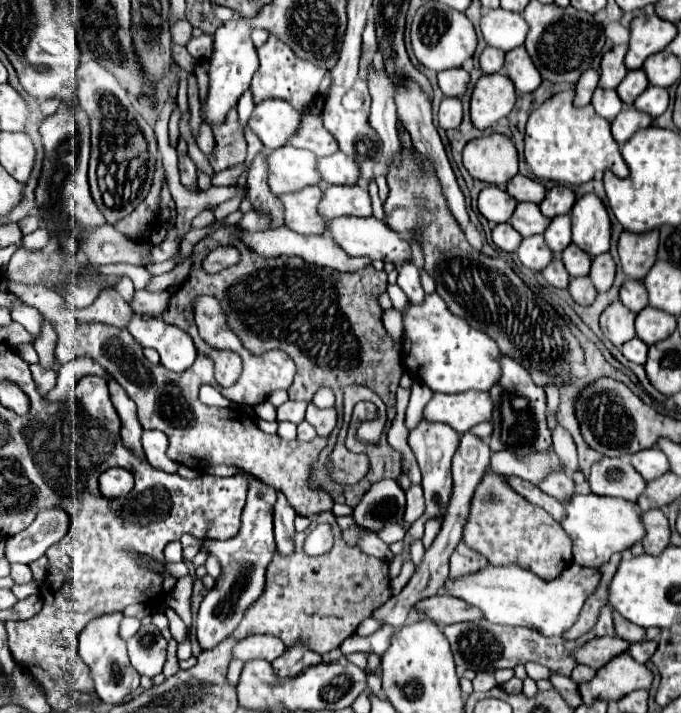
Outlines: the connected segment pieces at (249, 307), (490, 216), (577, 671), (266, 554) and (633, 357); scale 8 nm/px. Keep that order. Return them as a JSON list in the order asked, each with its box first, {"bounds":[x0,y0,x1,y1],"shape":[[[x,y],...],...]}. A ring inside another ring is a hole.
[{"bounds":[163,225,403,411],"shape":[[[237,225],[223,227],[195,245],[197,257],[189,279],[171,295],[171,305],[163,321],[187,331],[199,347],[201,339],[193,335],[197,333],[193,331],[195,295],[217,297],[227,311],[229,325],[237,331],[239,339],[251,353],[257,355],[277,347],[295,361],[297,375],[289,387],[291,399],[309,401],[311,379],[317,379],[317,387],[329,387],[333,393],[339,393],[343,375],[343,383],[365,387],[371,387],[373,379],[377,379],[377,395],[393,411],[403,367],[399,347],[381,323],[381,307],[377,303],[379,289],[383,293],[387,287],[387,273],[379,273],[373,267],[355,273],[339,273],[327,267],[307,265],[297,257],[265,259],[251,253],[233,237],[233,231],[237,229]],[[225,245],[235,245],[239,249],[239,263],[213,275],[207,273],[203,269],[203,259],[213,249]],[[353,339],[357,339],[357,343],[353,343]]]},{"bounds":[477,185,517,225],"shape":[[[487,185],[481,193],[479,193],[479,201],[477,201],[479,213],[493,225],[497,223],[507,223],[517,207],[517,201],[503,189],[495,187],[495,185]]]},{"bounds":[571,665,595,685],"shape":[[[577,665],[577,667],[571,671],[571,679],[573,679],[577,685],[593,679],[593,675],[595,675],[595,669],[591,669],[591,667],[587,667],[587,665]]]},{"bounds":[180,477,275,649],"shape":[[[251,477],[251,487],[247,495],[247,505],[243,509],[243,525],[237,537],[229,541],[211,541],[211,539],[193,539],[190,534],[184,534],[180,539],[183,548],[191,546],[191,543],[199,543],[201,547],[207,547],[211,555],[215,555],[223,567],[221,583],[217,583],[201,601],[199,613],[197,613],[197,641],[201,649],[211,649],[223,639],[229,637],[229,633],[239,625],[243,611],[263,593],[265,587],[265,569],[273,557],[275,551],[275,539],[273,539],[273,505],[275,505],[275,489],[265,485],[263,481]]]},{"bounds":[621,339,647,365],"shape":[[[631,339],[631,341],[627,341],[623,347],[621,347],[621,353],[629,359],[629,361],[633,361],[633,363],[639,363],[639,365],[643,365],[645,361],[647,361],[647,345],[641,341],[641,339]]]}]

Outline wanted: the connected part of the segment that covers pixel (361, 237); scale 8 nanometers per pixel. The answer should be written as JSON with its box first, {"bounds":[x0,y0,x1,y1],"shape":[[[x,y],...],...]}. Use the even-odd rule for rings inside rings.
{"bounds":[327,217,411,263],"shape":[[[337,217],[327,221],[327,235],[333,237],[333,241],[345,249],[347,255],[353,257],[371,257],[371,259],[381,259],[381,261],[391,261],[391,263],[401,263],[411,259],[411,247],[407,241],[403,241],[395,231],[391,231],[383,221],[375,217]]]}

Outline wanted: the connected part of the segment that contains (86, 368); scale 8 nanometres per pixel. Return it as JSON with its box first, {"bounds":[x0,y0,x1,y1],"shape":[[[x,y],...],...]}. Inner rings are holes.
{"bounds":[47,357,109,401],"shape":[[[77,357],[77,361],[65,363],[59,369],[59,377],[57,377],[57,385],[55,389],[51,389],[47,393],[47,401],[59,401],[59,399],[67,399],[73,393],[73,387],[77,383],[79,377],[83,375],[101,375],[103,379],[109,379],[109,373],[103,373],[103,367],[97,365],[93,359],[89,357]]]}

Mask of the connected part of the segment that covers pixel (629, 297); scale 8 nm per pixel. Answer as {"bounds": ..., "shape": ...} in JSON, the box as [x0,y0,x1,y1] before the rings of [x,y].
{"bounds":[619,279,647,313],"shape":[[[627,279],[619,291],[619,299],[629,311],[639,313],[641,309],[647,307],[647,289],[641,281]]]}

